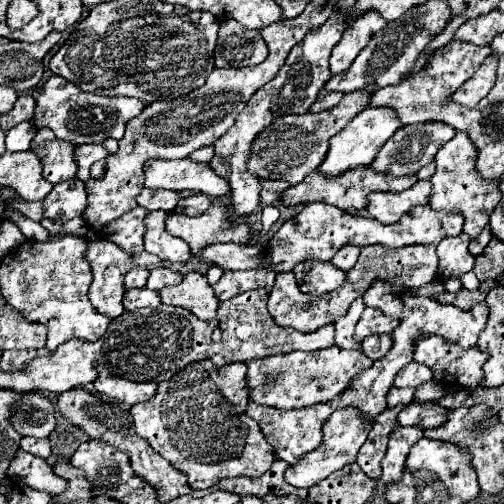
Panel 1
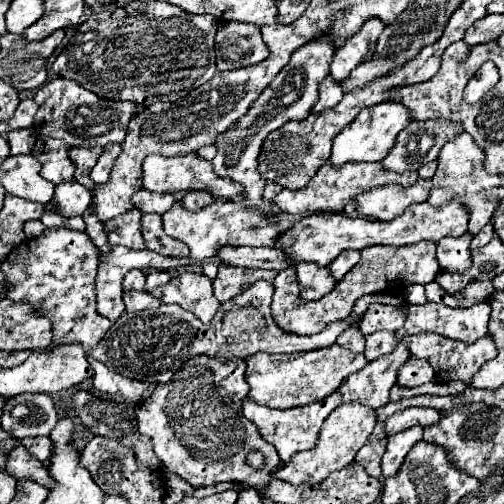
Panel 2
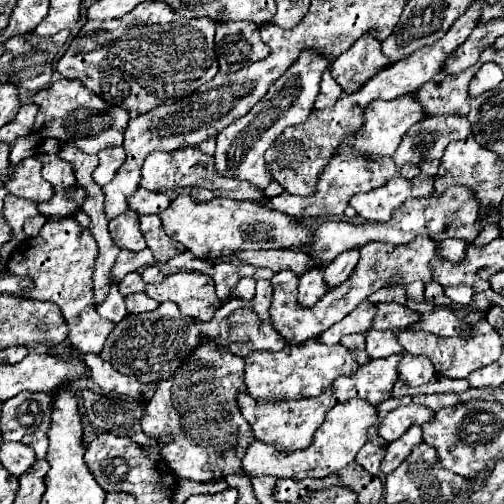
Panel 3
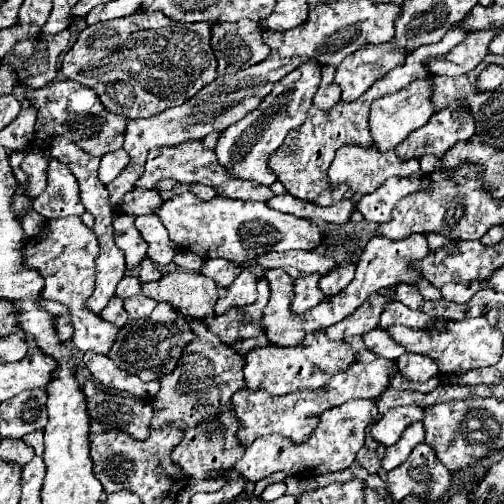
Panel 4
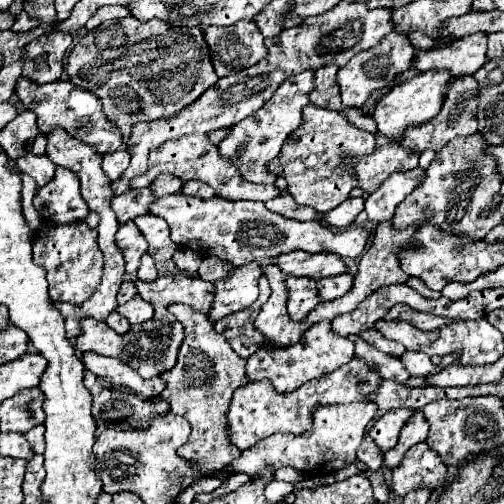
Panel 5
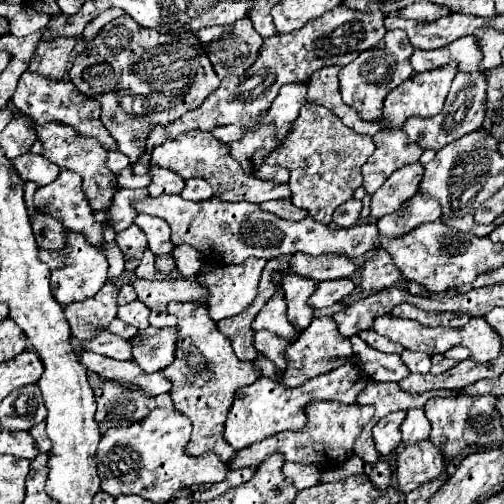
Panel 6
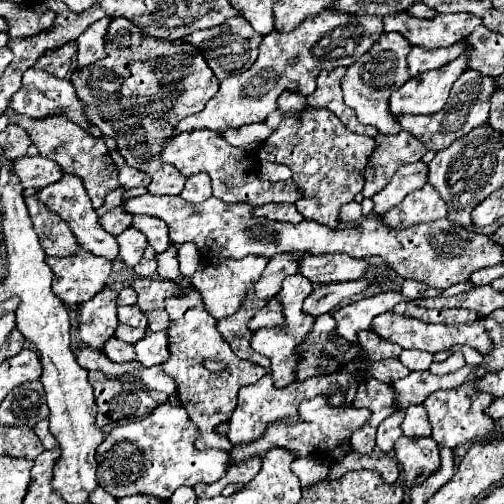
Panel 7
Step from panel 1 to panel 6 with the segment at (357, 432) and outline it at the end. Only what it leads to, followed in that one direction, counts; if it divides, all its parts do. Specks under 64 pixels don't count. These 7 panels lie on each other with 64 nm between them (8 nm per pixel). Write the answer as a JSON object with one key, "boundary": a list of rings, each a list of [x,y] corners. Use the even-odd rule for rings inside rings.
{"boundary":[[[312,400],[304,406],[306,412],[306,426],[298,432],[280,432],[264,438],[262,442],[250,444],[234,454],[234,458],[228,462],[230,468],[256,468],[264,462],[264,458],[272,452],[280,452],[286,462],[304,462],[304,464],[316,464],[322,470],[330,470],[340,466],[346,458],[354,454],[352,446],[356,436],[360,434],[362,426],[370,422],[374,416],[372,406],[358,406],[358,404],[340,404],[340,402],[328,402],[328,400]]]}

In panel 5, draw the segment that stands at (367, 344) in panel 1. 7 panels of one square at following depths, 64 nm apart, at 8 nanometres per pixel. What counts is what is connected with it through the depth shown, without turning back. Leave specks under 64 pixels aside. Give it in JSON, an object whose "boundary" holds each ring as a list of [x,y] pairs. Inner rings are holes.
{"boundary":[[[374,328],[372,330],[364,330],[360,332],[360,338],[368,344],[372,344],[376,350],[380,352],[386,352],[386,354],[392,354],[392,356],[402,356],[404,354],[404,346],[398,344],[398,342],[392,342],[392,340],[386,340],[380,332],[376,332]]]}

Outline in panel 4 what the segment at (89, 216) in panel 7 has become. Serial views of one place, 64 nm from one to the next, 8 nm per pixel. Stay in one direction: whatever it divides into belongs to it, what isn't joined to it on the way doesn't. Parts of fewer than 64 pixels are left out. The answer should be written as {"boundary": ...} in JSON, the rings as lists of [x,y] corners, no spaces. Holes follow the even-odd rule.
{"boundary":[[[50,158],[48,186],[40,196],[32,200],[32,208],[46,220],[64,216],[82,216],[86,212],[80,200],[78,180],[72,176],[66,164],[60,164],[58,160]]]}

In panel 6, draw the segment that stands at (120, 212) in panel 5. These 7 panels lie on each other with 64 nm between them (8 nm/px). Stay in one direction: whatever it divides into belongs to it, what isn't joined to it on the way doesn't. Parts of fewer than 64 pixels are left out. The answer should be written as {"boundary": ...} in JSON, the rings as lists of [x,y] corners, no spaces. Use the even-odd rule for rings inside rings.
{"boundary":[[[120,188],[114,194],[114,204],[112,204],[112,208],[108,210],[108,216],[106,216],[108,226],[114,232],[122,232],[124,228],[128,228],[134,222],[136,214],[138,214],[132,208],[132,200],[142,200],[146,196],[148,196],[146,188],[138,188],[138,190],[124,190],[124,188]]]}

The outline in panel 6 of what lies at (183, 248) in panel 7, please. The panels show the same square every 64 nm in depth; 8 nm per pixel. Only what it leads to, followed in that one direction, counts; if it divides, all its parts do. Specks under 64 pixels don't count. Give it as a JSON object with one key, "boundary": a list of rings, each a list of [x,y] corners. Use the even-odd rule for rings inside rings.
{"boundary":[[[180,244],[180,246],[176,246],[172,254],[174,254],[174,258],[176,258],[178,272],[180,272],[184,278],[196,276],[196,272],[198,272],[200,266],[202,266],[202,258],[200,258],[200,254],[198,254],[190,244]]]}

